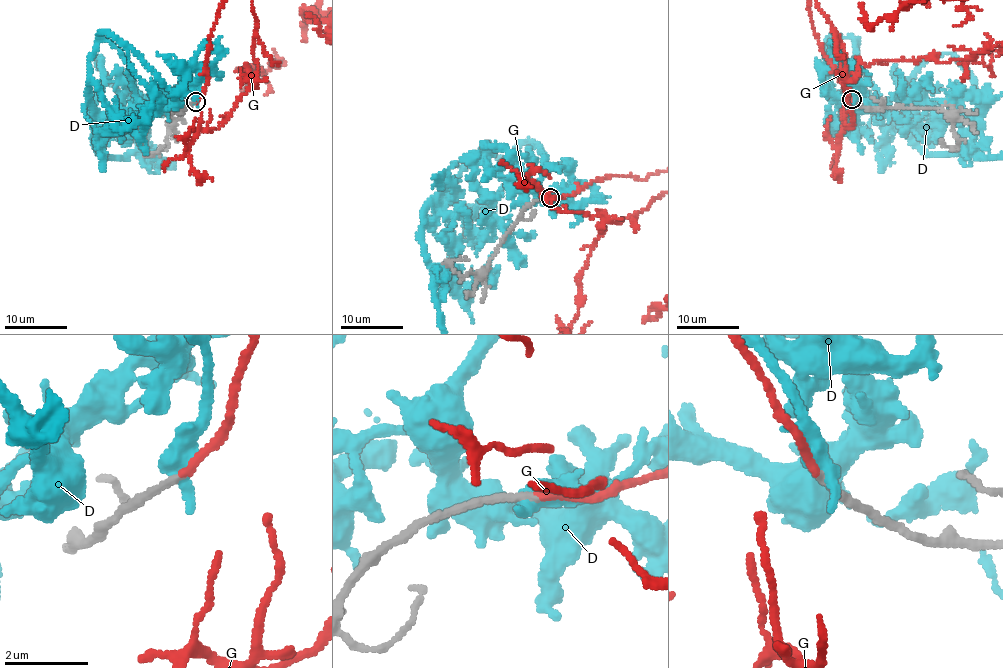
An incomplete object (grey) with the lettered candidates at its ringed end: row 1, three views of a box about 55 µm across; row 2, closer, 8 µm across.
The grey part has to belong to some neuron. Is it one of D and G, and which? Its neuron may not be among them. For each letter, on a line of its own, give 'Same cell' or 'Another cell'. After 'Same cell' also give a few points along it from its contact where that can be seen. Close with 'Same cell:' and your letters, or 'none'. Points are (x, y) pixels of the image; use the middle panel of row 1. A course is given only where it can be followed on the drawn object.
D: Another cell
G: Same cell
Same cell: G

